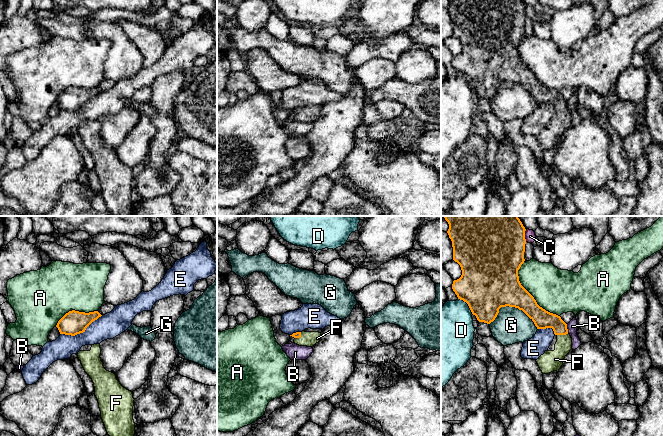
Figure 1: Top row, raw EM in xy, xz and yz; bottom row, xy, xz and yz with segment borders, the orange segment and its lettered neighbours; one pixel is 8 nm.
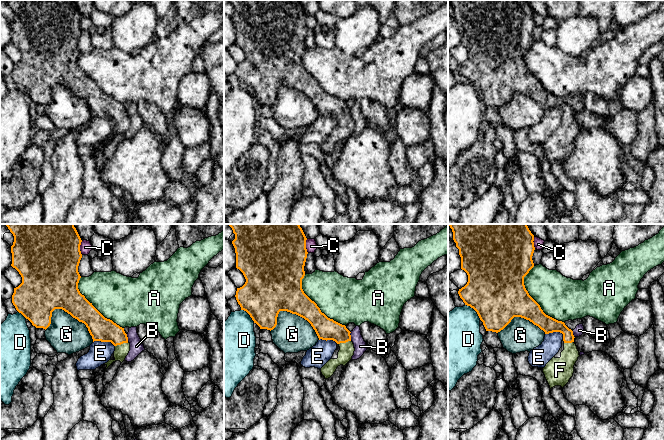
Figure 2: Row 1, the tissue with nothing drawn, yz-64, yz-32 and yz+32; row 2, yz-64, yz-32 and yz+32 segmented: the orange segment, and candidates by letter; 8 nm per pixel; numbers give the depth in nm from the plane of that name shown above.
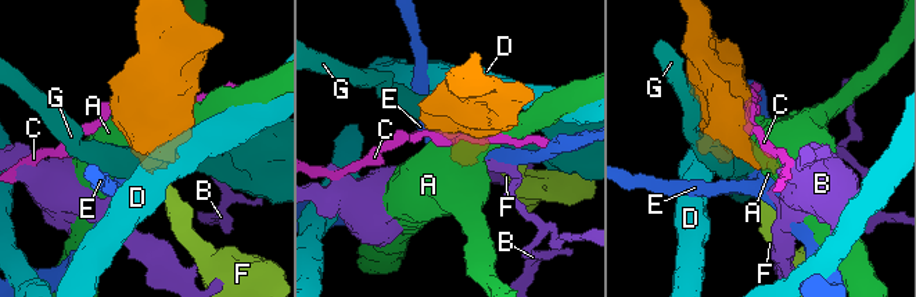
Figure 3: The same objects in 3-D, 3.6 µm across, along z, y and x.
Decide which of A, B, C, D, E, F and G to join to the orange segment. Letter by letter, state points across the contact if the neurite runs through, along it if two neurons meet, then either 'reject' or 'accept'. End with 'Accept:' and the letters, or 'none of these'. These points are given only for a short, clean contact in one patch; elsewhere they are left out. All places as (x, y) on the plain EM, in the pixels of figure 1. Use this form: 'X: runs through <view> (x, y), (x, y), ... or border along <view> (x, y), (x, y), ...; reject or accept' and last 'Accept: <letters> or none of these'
A: reject
B: border along yz (566, 100), (568, 108); reject
C: reject
D: reject
E: reject
F: runs through yz (542, 95), (549, 96), (562, 110), (562, 125), (550, 137); accept
G: reject
Accept: F

